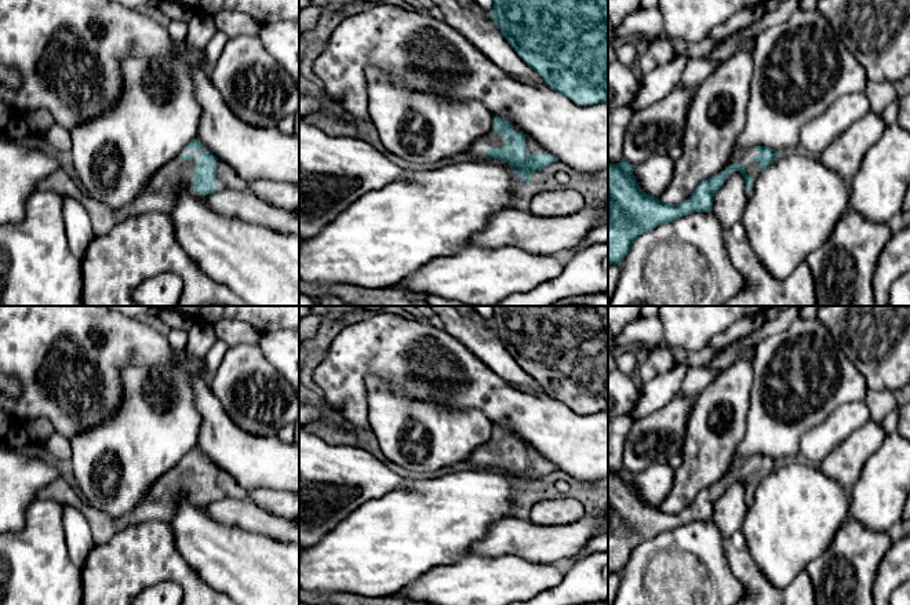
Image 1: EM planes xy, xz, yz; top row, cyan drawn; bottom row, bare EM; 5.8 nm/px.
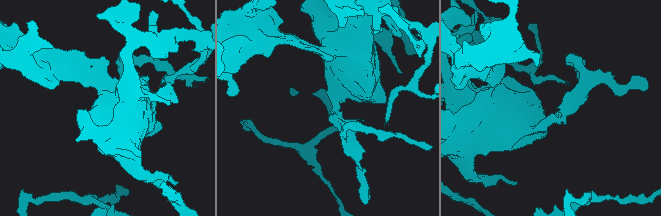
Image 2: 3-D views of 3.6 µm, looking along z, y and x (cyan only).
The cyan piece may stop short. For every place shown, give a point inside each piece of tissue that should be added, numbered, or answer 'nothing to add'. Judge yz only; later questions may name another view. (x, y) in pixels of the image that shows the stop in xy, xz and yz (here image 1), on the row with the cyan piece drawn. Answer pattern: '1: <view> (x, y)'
1: yz (752, 167)

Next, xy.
1: xy (160, 195)

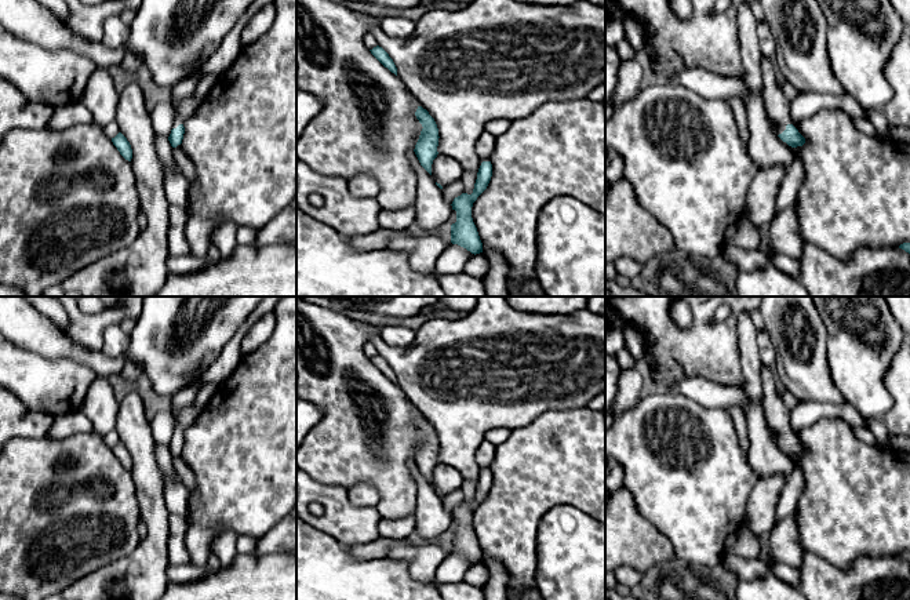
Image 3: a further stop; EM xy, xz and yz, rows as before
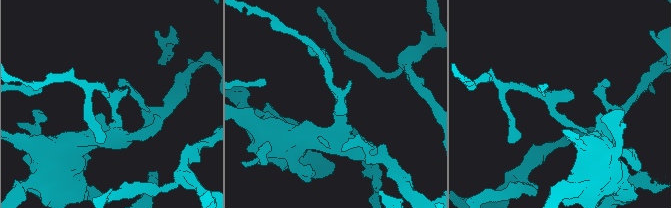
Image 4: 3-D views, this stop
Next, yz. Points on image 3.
1: yz (778, 106)

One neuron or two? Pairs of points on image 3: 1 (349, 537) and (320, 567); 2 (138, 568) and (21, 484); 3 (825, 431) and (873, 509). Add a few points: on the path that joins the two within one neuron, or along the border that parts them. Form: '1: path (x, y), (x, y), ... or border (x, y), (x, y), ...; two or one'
1: border (313, 527), (334, 537), (346, 548); two
2: border (141, 540), (127, 555), (101, 566), (93, 573); two
3: path (832, 450), (834, 461), (863, 490); one

